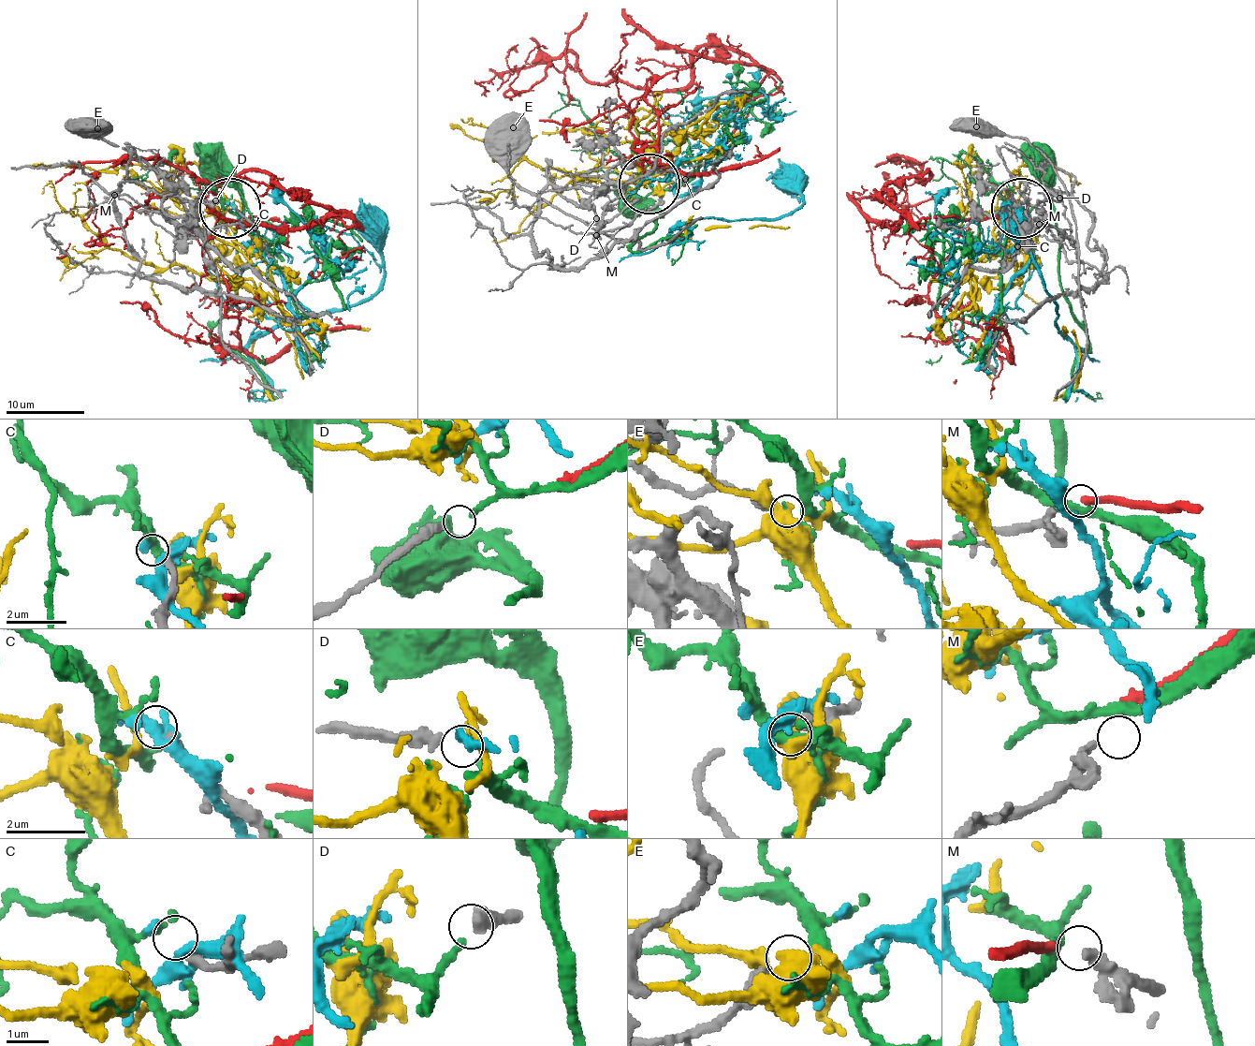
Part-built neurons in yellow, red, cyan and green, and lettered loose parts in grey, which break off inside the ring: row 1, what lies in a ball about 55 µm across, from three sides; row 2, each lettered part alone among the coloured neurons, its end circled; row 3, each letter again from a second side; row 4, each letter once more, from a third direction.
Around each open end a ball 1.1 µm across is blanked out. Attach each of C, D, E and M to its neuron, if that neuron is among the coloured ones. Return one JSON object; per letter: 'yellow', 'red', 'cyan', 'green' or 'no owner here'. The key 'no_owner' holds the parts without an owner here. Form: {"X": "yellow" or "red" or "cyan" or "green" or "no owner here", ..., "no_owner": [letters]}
{"C": "no owner here", "D": "green", "E": "no owner here", "M": "red", "no_owner": ["C", "E"]}

